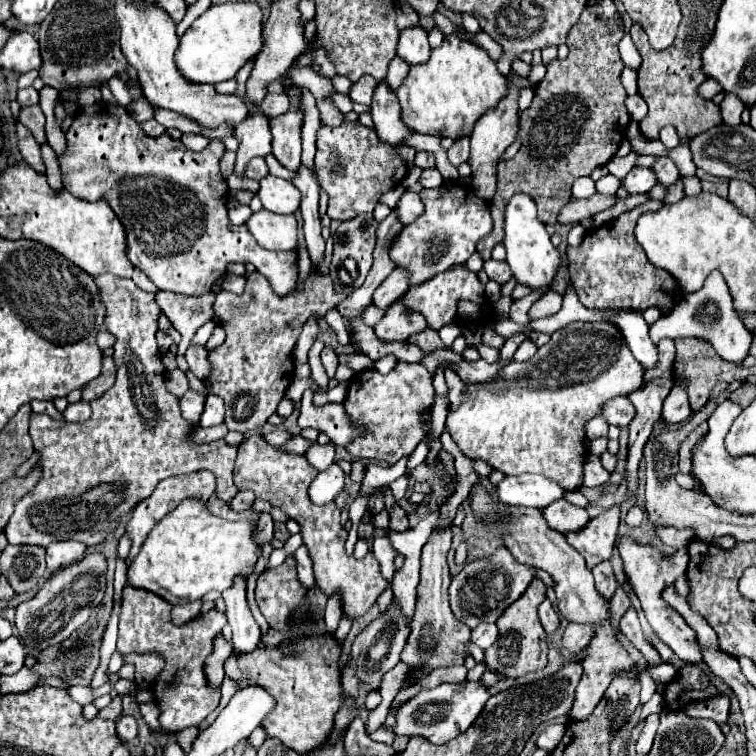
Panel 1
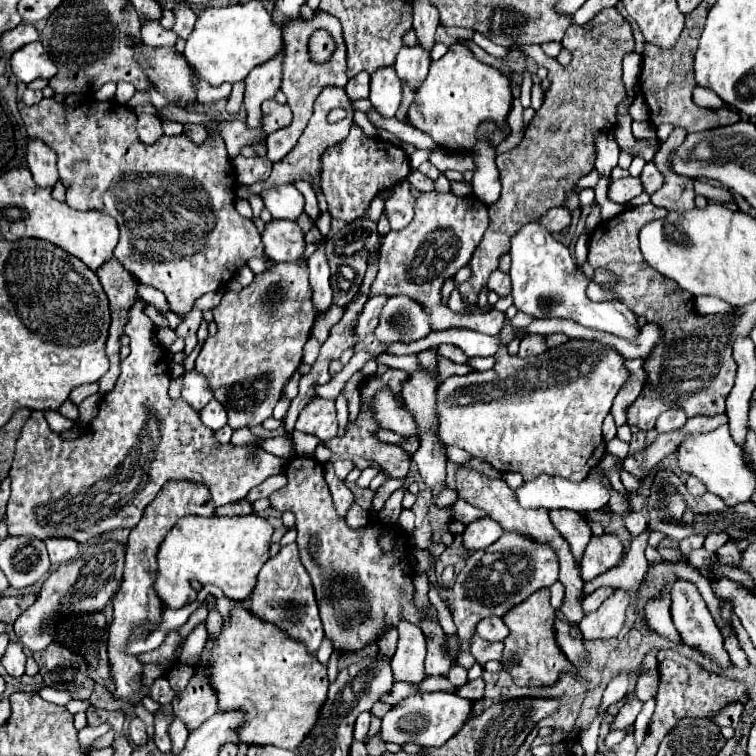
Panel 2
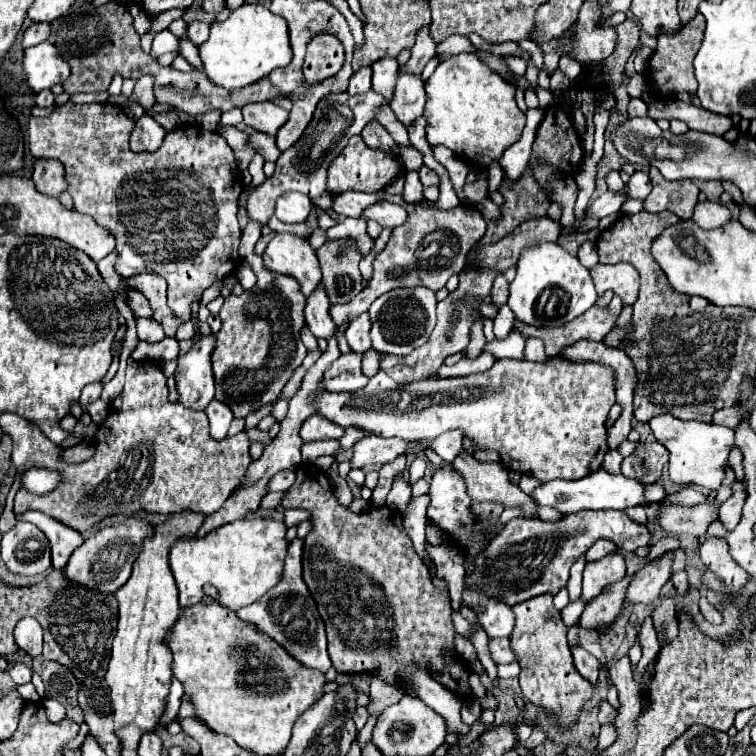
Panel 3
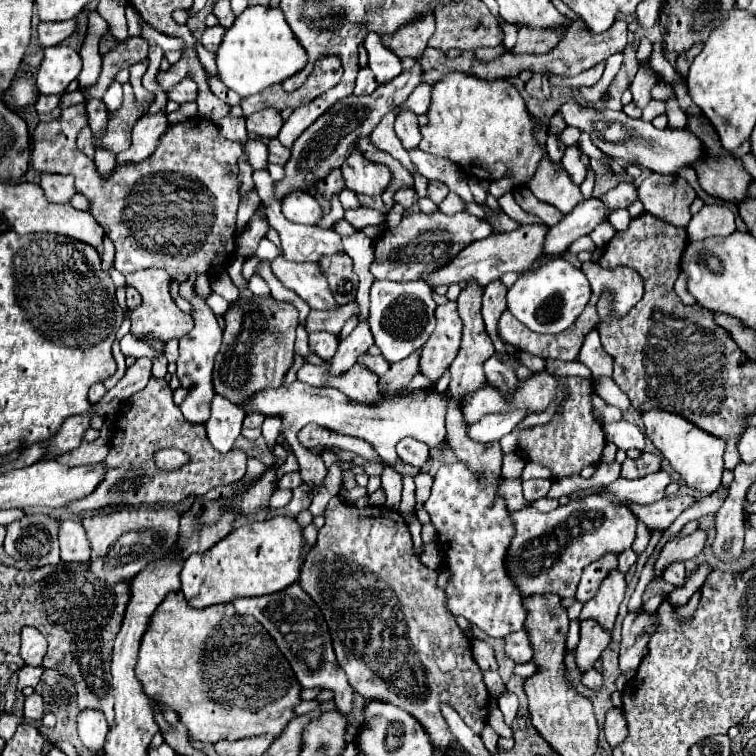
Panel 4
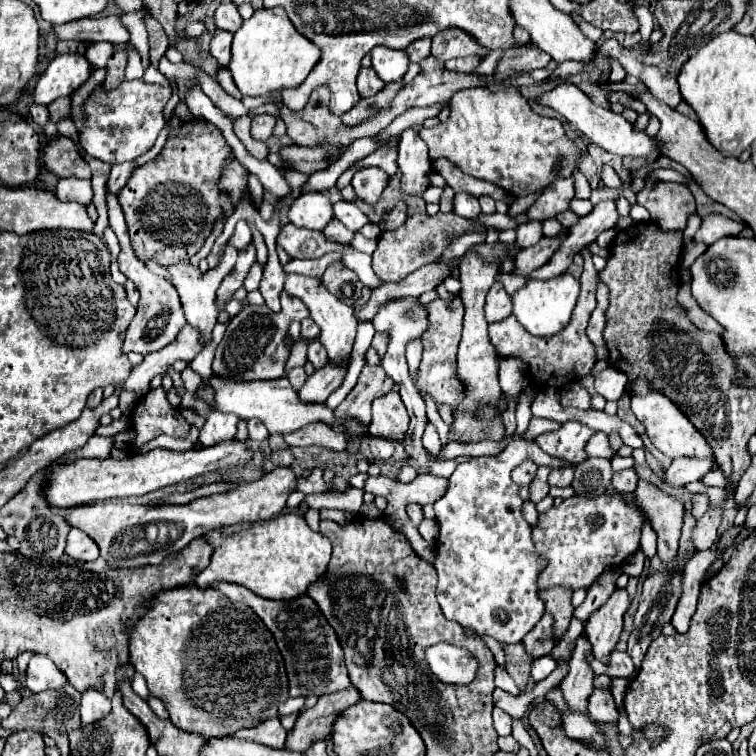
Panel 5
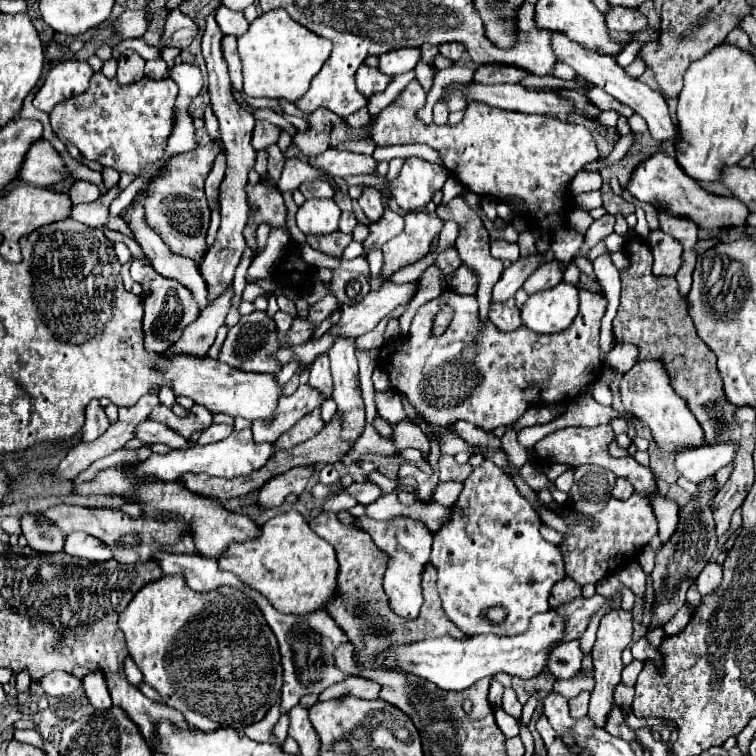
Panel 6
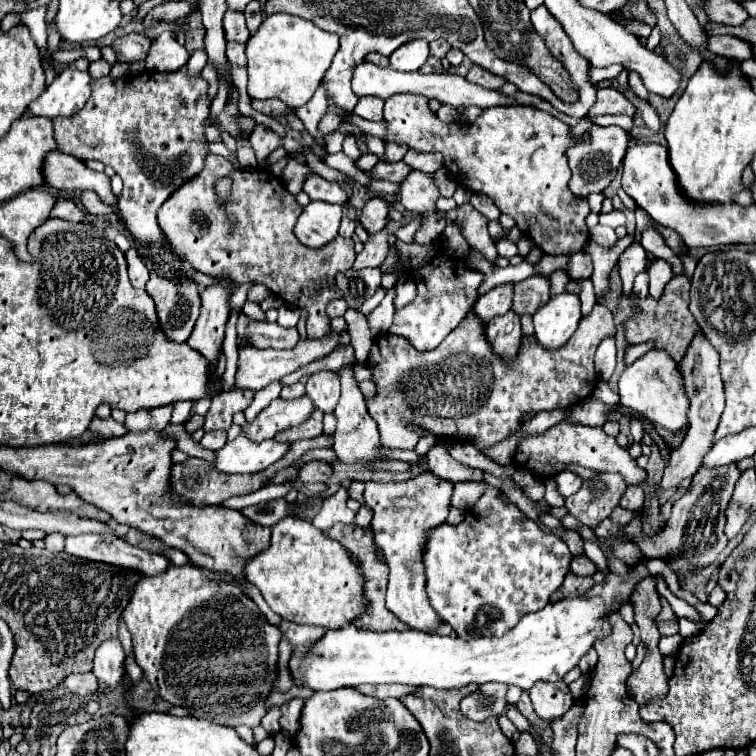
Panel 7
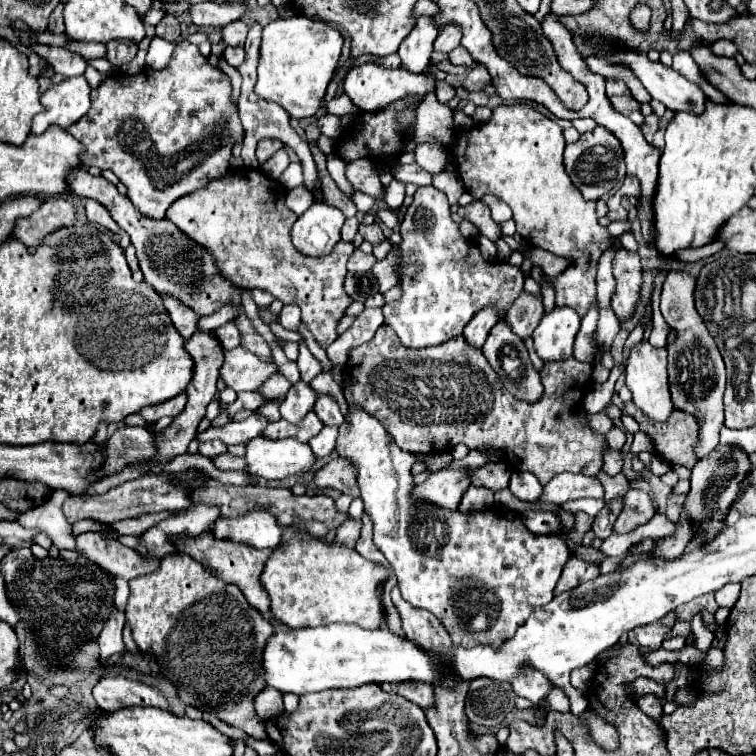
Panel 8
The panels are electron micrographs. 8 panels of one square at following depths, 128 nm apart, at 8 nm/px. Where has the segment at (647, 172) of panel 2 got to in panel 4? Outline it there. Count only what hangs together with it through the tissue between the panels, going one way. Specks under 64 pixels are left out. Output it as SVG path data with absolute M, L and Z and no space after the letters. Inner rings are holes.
M622 182L622 184L618 184L614 190L602 194L600 198L602 198L602 202L606 202L606 208L608 208L606 218L604 218L604 222L606 222L608 216L610 216L614 210L618 210L618 208L628 208L628 204L632 204L632 202L636 200L636 186Z

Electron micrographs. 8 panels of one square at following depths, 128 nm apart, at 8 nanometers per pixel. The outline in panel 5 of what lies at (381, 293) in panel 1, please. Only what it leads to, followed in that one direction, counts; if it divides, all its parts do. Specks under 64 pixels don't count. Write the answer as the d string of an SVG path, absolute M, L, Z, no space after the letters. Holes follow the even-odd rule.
M328 362L328 366L308 376L304 386L298 390L300 402L326 402L326 398L342 384L342 370L346 370L342 364L332 366Z

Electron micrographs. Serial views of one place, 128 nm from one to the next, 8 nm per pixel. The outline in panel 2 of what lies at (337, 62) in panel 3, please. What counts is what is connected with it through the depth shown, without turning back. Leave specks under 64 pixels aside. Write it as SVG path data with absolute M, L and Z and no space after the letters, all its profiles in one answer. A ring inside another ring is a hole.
M316 30L308 40L308 50L310 50L310 60L322 64L332 58L332 52L336 50L336 42L326 30Z

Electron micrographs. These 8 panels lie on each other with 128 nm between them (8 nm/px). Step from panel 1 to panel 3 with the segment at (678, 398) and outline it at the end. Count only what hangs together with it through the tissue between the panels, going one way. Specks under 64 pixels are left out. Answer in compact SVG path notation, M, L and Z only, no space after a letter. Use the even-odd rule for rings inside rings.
M672 414L654 416L650 428L656 440L666 446L670 452L670 480L674 484L696 484L704 490L718 490L724 480L724 470L728 464L728 454L735 446L734 430L718 424L704 424L704 422L686 422L674 418ZM736 482L736 484L734 484L734 494L732 494L732 498L730 498L726 504L722 504L722 516L720 516L720 522L722 522L727 531L734 530L738 525L742 515L744 500L746 500L744 486L742 486L740 482Z

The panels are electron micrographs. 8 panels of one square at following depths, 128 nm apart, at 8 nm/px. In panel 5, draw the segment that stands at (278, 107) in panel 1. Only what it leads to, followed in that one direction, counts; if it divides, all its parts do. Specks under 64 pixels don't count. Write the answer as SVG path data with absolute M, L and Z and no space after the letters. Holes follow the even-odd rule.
M260 114L260 116L254 116L252 118L252 138L254 140L268 140L272 136L272 130L274 130L274 124L276 124L276 118L270 116L270 114Z

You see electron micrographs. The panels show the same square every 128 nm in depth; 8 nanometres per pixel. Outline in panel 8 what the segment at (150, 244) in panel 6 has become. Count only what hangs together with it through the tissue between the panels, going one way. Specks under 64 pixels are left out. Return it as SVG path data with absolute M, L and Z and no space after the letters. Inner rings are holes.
M182 40L176 48L174 48L174 54L168 62L168 66L164 70L150 70L150 68L144 68L142 72L134 74L134 76L128 76L128 74L112 74L110 78L106 78L96 90L92 90L92 108L88 110L86 116L82 116L74 126L68 128L68 132L84 144L86 148L86 154L82 156L82 162L86 166L98 166L102 170L112 170L122 184L126 184L128 188L128 198L132 200L132 204L146 216L150 218L164 218L166 216L166 210L172 206L172 202L176 202L178 198L186 196L186 194L192 194L194 190L202 190L208 186L208 182L212 182L214 178L220 178L222 174L226 174L226 170L230 170L230 156L232 156L232 146L238 142L242 144L242 122L238 118L238 106L236 106L236 100L232 100L232 84L228 80L228 76L224 72L220 72L218 68L214 68L208 58L204 58L198 50L198 46L190 44L188 40Z

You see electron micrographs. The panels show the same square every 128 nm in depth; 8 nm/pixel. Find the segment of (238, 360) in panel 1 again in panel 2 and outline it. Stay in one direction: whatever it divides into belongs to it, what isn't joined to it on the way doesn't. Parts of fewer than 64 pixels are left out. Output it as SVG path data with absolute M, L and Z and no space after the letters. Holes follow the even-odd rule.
M302 262L272 266L268 270L268 290L262 276L256 276L252 286L244 288L242 292L228 292L222 296L222 302L214 308L214 322L218 324L218 332L206 338L204 348L196 358L196 366L198 372L208 378L214 398L226 408L228 424L234 430L242 426L258 426L272 416L272 410L282 396L284 384L302 362L302 348L310 336L314 320L316 312L310 300L308 266L304 266Z

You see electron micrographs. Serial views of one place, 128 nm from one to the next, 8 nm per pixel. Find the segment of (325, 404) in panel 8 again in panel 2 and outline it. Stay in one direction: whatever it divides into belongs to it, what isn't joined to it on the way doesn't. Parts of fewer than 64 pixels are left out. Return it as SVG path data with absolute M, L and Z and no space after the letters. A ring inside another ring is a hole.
M324 242L318 244L318 250L308 258L312 302L318 316L326 314L332 306L332 288L330 288L330 268L324 256Z

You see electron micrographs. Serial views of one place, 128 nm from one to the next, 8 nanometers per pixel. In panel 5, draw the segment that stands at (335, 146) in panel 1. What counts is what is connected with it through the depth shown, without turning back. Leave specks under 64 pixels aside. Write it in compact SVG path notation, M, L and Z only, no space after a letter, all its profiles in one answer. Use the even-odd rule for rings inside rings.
M376 166L360 170L352 178L352 186L356 190L356 196L372 208L380 200L382 190L386 188L386 184L388 184L388 174L382 168L376 168Z

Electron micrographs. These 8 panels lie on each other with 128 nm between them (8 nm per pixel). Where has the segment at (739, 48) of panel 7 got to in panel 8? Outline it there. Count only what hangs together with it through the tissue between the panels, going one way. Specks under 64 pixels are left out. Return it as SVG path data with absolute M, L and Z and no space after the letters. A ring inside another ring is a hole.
M718 40L710 46L710 50L714 50L714 54L718 56L730 56L730 58L736 54L736 46L730 40Z

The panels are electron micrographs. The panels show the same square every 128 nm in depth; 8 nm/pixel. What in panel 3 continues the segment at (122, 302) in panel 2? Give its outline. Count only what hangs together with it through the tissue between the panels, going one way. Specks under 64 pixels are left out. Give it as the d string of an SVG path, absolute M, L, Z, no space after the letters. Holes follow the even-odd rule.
M116 250L98 262L98 270L100 270L100 274L102 274L104 282L106 282L112 290L114 290L118 284L122 284L122 286L128 290L126 280L124 280L122 276L118 276L118 274L116 274L116 270L114 270L114 262L116 262Z

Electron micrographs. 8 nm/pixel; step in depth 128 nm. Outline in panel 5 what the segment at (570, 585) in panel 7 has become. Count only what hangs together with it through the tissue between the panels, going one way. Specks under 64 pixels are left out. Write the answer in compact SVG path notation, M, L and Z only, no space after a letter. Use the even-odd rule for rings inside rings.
M552 586L550 590L542 590L540 598L546 604L546 612L554 616L554 634L560 638L572 620L572 590L566 590L566 586Z

